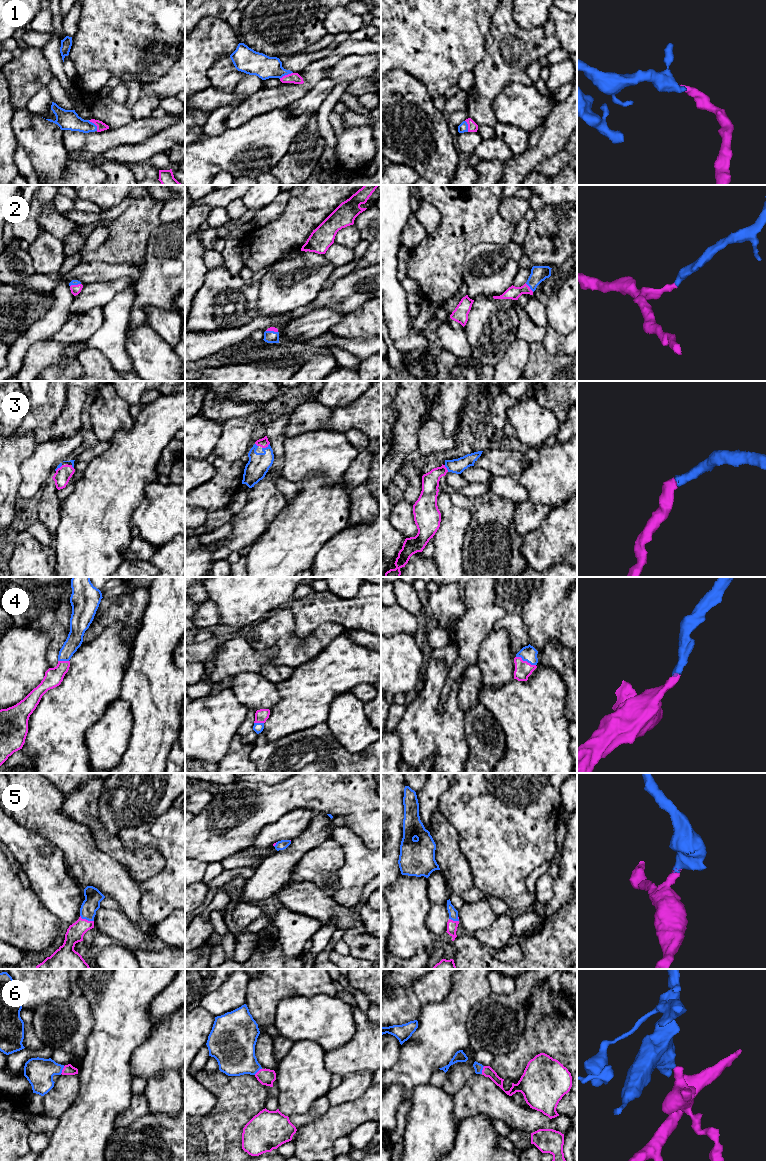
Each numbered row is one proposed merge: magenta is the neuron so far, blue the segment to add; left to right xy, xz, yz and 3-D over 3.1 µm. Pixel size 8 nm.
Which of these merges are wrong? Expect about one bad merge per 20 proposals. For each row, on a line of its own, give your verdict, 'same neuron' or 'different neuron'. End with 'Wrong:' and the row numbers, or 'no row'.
1: same neuron
2: same neuron
3: same neuron
4: same neuron
5: same neuron
6: same neuron
Wrong: no row

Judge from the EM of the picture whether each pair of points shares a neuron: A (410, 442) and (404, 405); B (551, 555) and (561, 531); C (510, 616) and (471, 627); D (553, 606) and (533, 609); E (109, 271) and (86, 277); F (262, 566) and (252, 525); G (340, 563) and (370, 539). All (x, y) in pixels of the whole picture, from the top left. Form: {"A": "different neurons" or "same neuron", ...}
{"A": "same neuron", "B": "same neuron", "C": "different neurons", "D": "same neuron", "E": "same neuron", "F": "different neurons", "G": "same neuron"}

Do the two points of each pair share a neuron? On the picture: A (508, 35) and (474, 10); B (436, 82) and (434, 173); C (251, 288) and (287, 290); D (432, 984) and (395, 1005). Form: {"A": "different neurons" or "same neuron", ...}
{"A": "different neurons", "B": "different neurons", "C": "different neurons", "D": "same neuron"}

